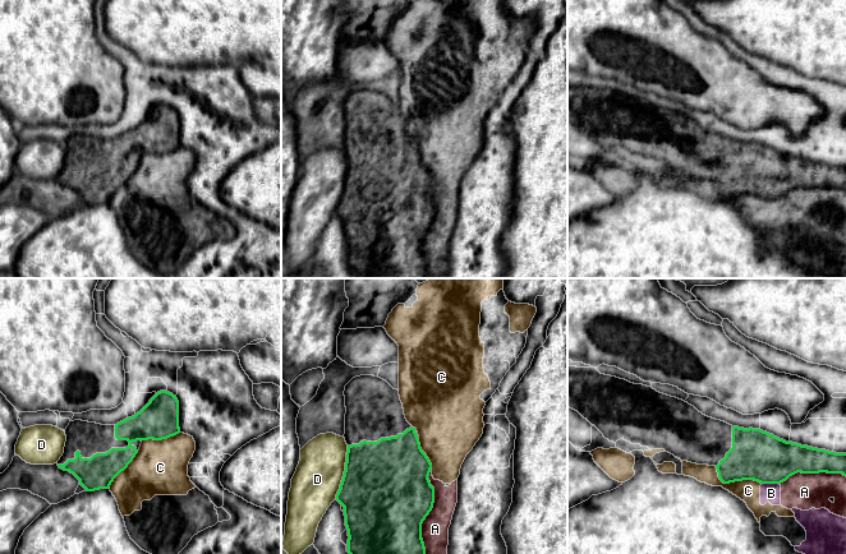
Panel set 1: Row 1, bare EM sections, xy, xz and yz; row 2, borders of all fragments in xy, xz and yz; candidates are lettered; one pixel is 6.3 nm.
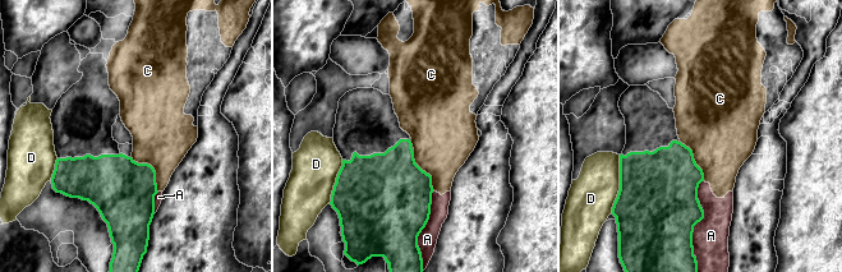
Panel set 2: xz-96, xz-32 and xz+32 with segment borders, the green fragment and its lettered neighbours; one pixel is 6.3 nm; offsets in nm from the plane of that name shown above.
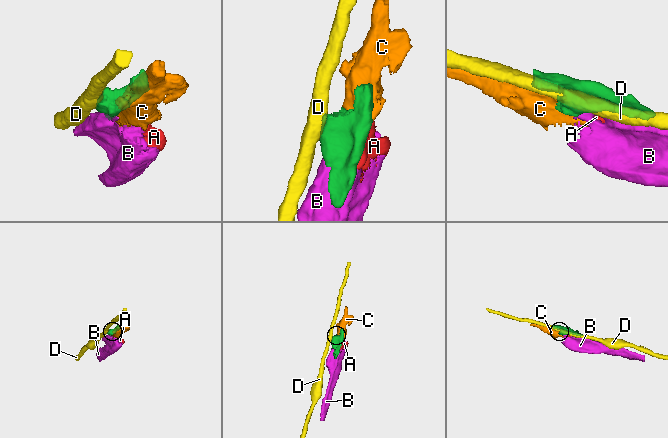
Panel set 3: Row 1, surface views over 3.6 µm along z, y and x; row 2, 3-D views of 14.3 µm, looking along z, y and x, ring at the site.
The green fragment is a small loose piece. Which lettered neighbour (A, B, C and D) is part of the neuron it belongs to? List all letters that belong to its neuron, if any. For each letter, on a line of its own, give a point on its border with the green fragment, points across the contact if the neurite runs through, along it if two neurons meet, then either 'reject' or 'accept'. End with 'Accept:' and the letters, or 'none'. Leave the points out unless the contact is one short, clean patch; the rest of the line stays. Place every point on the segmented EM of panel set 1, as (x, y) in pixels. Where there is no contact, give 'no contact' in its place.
A: contact xz (430, 511); reject
B: contact yz (771, 483); reject
C: contact yz (734, 481); reject
D: contact xz (344, 472); border xz (348, 446), (344, 475), (335, 498); reject
Accept: none

